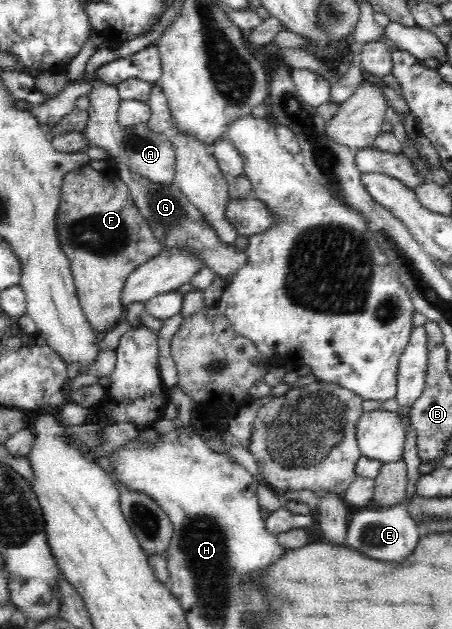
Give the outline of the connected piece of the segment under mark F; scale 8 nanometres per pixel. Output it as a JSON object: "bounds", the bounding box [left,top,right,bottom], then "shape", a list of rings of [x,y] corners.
{"bounds":[55,163,163,336],"shape":[[[88,163],[84,169],[76,168],[64,175],[56,209],[55,231],[61,251],[67,255],[71,265],[80,308],[91,328],[100,336],[114,328],[124,316],[120,306],[121,292],[129,275],[141,264],[160,255],[163,248],[146,219],[138,212],[127,185],[118,173],[112,181],[112,197],[90,195],[96,185],[104,187],[104,175],[98,173],[100,181],[94,173],[98,170]]]}

